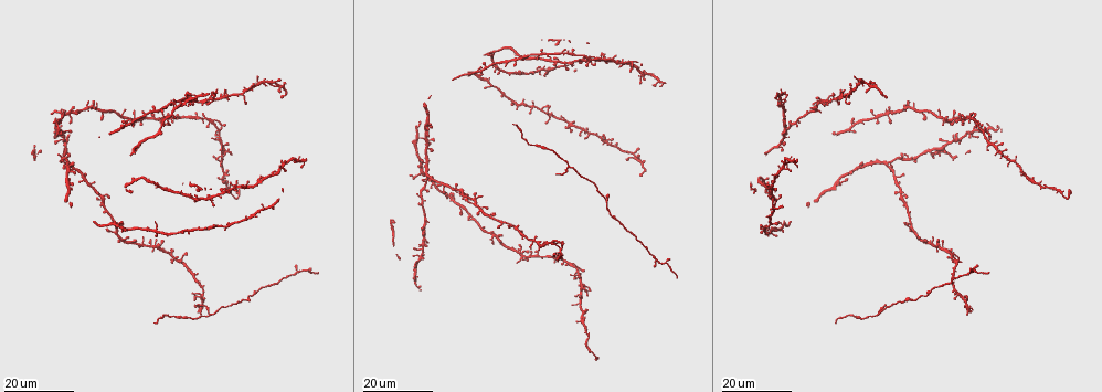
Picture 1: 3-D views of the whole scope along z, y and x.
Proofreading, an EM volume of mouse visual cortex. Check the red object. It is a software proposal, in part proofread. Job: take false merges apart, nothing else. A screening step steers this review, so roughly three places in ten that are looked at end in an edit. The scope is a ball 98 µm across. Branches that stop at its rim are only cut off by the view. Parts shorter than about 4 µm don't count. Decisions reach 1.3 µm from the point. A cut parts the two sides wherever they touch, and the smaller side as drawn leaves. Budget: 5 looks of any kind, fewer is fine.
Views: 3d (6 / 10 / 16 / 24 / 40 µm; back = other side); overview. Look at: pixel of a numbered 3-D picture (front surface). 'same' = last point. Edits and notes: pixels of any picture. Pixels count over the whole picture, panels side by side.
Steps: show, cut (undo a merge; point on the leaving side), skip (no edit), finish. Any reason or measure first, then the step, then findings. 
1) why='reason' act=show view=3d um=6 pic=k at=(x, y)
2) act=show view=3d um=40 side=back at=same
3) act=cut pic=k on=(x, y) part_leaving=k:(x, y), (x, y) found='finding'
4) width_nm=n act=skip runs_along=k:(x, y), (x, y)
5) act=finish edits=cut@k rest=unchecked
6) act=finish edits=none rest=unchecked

why='four or more arms meet' act=show view=3d um=16 pic=1 at=(958, 294)

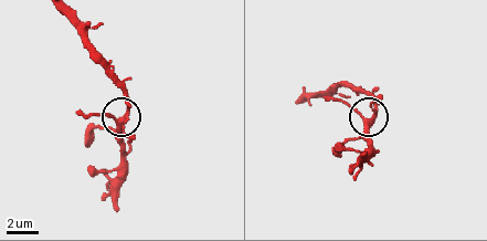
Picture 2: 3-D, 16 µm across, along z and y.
why='zoom in' act=show view=3d um=10 pic=2 at=(371, 115)

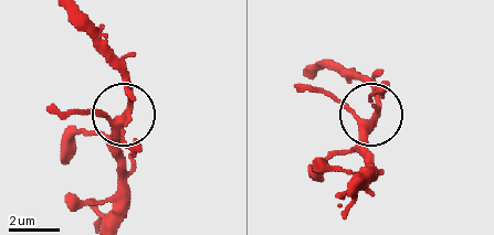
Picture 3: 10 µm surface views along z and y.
act=skip found='one cell here'

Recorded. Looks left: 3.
why='four-way junction' act=show view=3d um=16 pic=1 at=(956, 259)

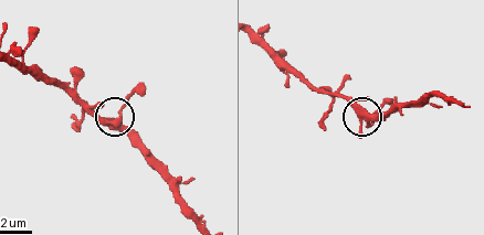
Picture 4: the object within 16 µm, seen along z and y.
act=show view=3d um=6 pic=4 at=(368, 121)

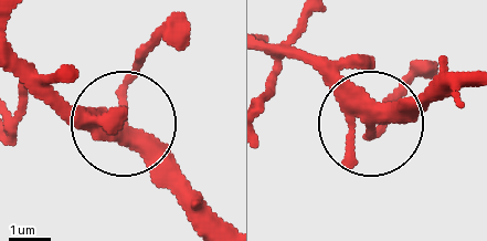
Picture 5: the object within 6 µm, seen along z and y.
why='from behind' act=show view=3d um=6 side=back pic=5 at=(366, 116)

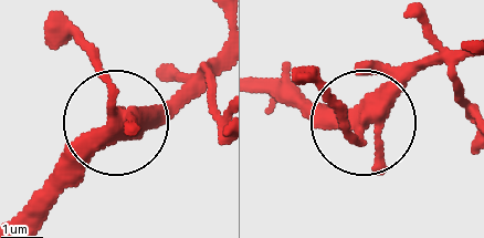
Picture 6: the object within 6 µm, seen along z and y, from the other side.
act=skip runs_along=6:(217, 53), (154, 105), (115, 113), (107, 78), (83, 49) found='one cell here'

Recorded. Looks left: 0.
act=finish edits=none rest=unchecked

